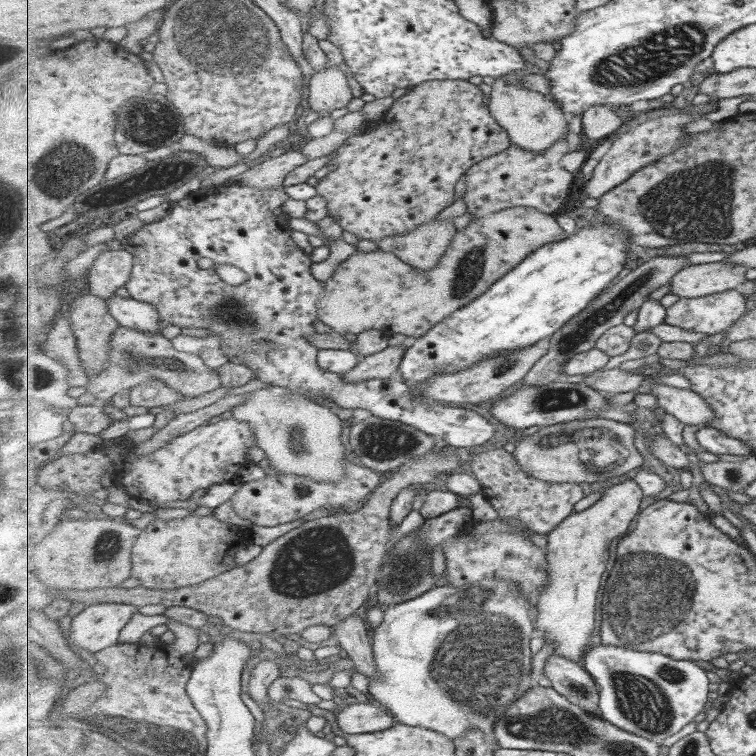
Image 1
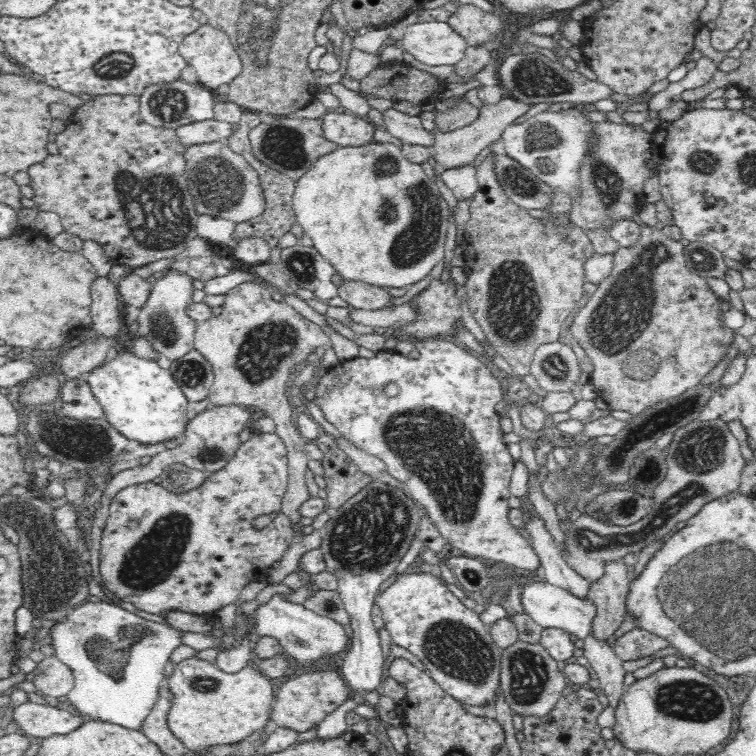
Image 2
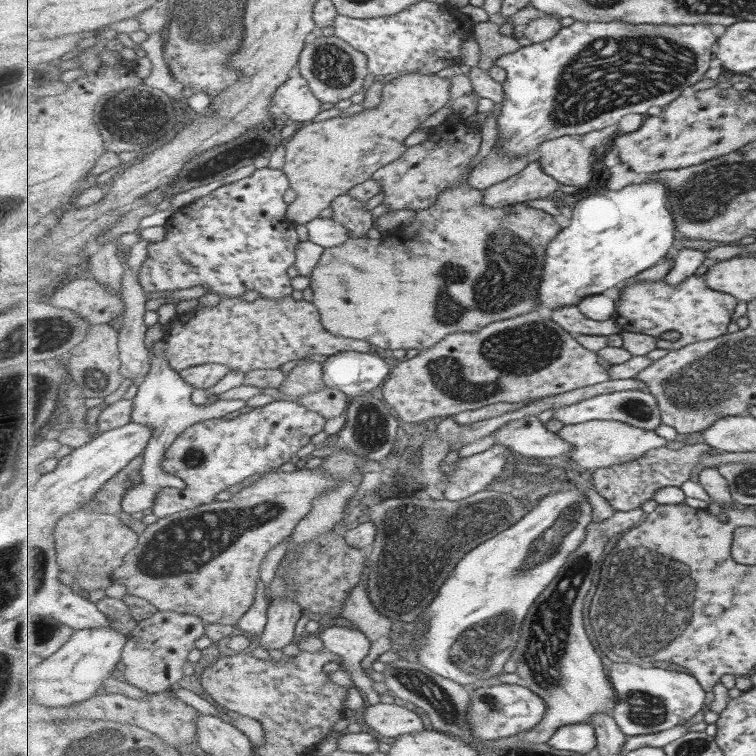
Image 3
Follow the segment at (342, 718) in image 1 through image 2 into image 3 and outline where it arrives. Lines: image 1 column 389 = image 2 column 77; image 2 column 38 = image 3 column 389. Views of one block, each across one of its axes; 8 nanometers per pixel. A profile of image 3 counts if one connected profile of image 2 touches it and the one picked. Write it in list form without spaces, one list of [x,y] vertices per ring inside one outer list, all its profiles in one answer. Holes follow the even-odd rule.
[[[379,702],[367,707],[362,718],[365,729],[373,729],[379,735],[394,739],[429,727],[426,717],[410,705],[397,706],[394,703]]]

